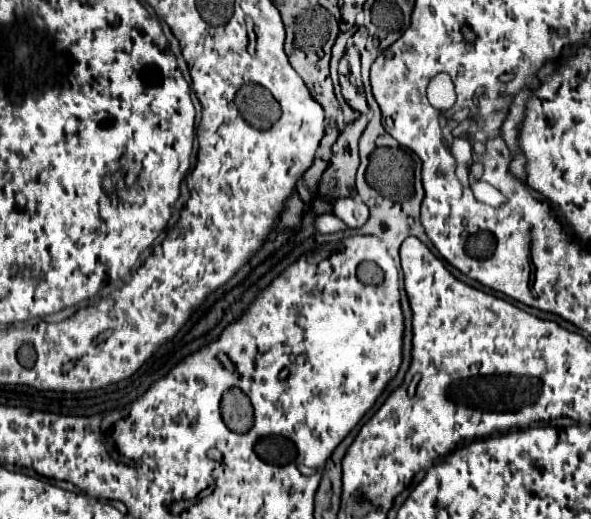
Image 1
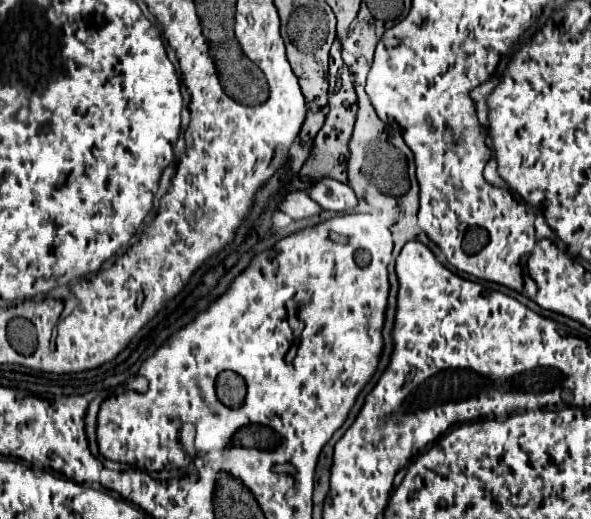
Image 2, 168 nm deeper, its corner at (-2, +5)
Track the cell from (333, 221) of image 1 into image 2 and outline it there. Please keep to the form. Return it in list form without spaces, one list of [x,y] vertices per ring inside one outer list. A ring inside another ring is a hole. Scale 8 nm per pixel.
[[[294,190],[282,198],[282,202],[278,204],[278,210],[282,210],[284,214],[288,214],[294,220],[300,220],[300,218],[318,214],[322,208],[318,208],[318,204],[314,204],[314,200],[310,200],[306,192]]]

